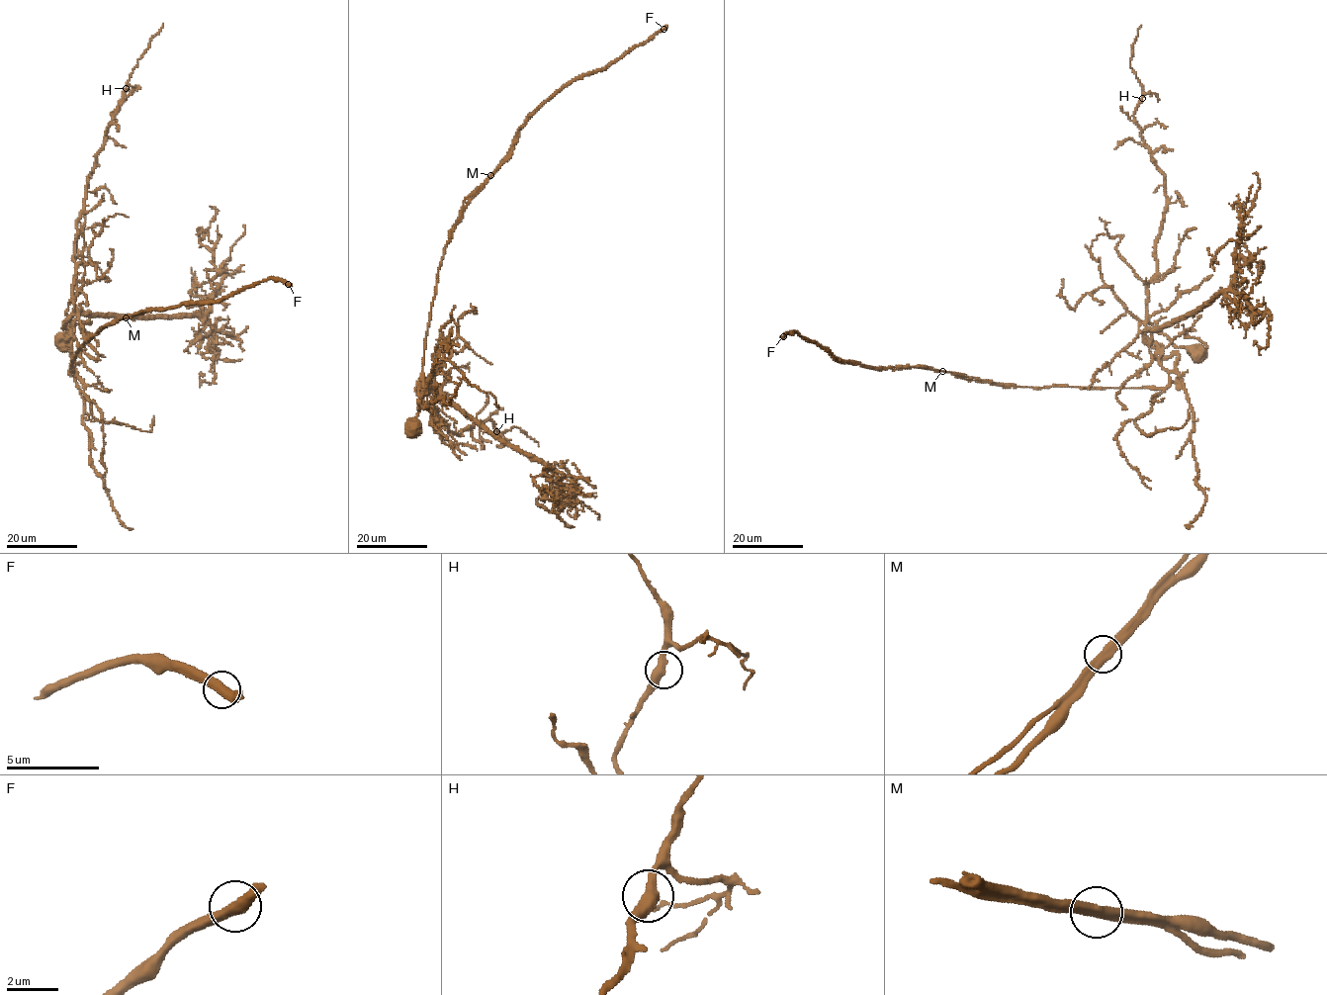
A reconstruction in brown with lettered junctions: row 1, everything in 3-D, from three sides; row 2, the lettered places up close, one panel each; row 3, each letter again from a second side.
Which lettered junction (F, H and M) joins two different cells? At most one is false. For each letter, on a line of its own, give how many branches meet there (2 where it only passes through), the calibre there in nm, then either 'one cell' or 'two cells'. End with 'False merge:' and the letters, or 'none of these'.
F: 2 | 460 nm | one cell
H: 2 | 440 nm | one cell
M: 2 | 420 nm | two cells
False merge: M

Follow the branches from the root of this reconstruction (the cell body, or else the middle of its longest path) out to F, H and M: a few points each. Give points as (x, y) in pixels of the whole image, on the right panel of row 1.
F: (1197, 351), (1177, 347), (1148, 321), (1166, 388), (1031, 388), (864, 365), (798, 333), (783, 336)
H: (1197, 351), (1177, 347), (1148, 322), (1147, 283), (1157, 271), (1166, 195), (1133, 115), (1142, 98)
M: (1197, 351), (1177, 347), (1146, 323), (1168, 373), (1166, 388), (1020, 387), (942, 371)

